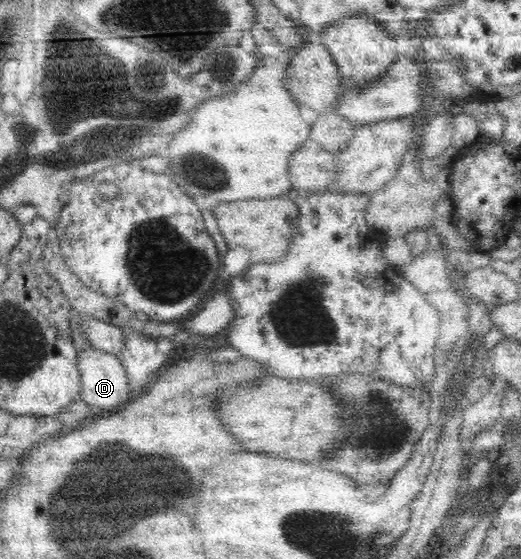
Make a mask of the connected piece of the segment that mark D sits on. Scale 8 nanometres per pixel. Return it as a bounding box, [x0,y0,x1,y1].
[79,348,135,412]

